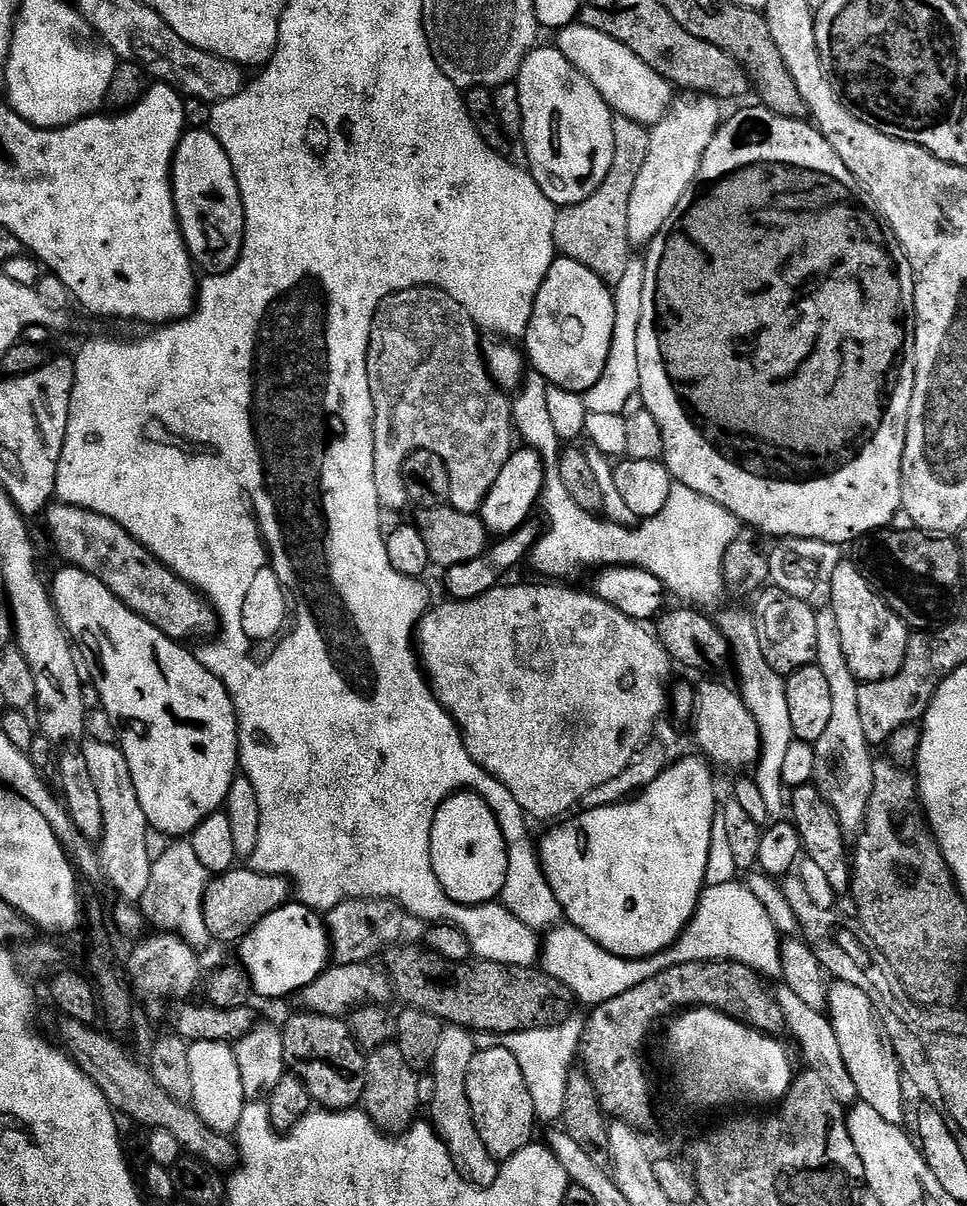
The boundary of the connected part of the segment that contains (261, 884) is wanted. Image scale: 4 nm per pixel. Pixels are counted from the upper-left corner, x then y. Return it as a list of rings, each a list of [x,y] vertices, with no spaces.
[[[251,866],[240,867],[213,875],[206,886],[204,917],[206,930],[213,941],[221,940],[224,944],[235,945],[250,935],[262,918],[274,914],[274,910],[289,903],[290,884],[285,877],[255,872]]]

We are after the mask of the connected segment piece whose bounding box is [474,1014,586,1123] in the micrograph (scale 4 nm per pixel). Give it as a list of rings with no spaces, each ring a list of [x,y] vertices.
[[[573,1014],[552,1028],[515,1032],[512,1035],[474,1034],[477,1051],[502,1047],[514,1053],[534,1101],[536,1117],[541,1123],[559,1121],[564,1115],[566,1082],[569,1081],[569,1074],[577,1061],[586,1023],[582,1016],[578,1016]]]

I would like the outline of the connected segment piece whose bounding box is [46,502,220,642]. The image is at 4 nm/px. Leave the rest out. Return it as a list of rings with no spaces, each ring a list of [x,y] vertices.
[[[56,502],[47,509],[48,532],[65,565],[89,572],[134,614],[150,622],[172,640],[205,641],[220,631],[215,608],[191,584],[174,574],[150,550],[141,546],[118,522],[77,504]]]

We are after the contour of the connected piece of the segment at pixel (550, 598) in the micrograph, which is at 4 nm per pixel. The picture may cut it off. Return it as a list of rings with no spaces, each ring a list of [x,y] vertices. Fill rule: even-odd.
[[[560,582],[540,583],[544,584],[512,584],[509,588],[497,586],[473,600],[449,599],[448,604],[440,604],[437,608],[436,605],[429,607],[416,629],[414,644],[424,674],[432,685],[432,693],[460,728],[460,737],[464,740],[470,758],[474,758],[478,766],[498,778],[506,790],[514,794],[518,806],[522,806],[524,813],[533,821],[556,822],[567,817],[573,811],[571,808],[575,809],[580,800],[590,794],[590,790],[602,786],[602,782],[610,782],[610,778],[618,778],[618,774],[622,774],[622,770],[626,770],[629,762],[636,757],[641,745],[651,737],[648,735],[651,734],[656,719],[666,712],[670,700],[668,675],[674,669],[674,661],[660,645],[659,639],[649,629],[649,633],[644,629],[647,627],[641,621],[626,618],[626,614],[614,610],[614,606],[602,602],[602,598],[591,591],[579,592],[576,588],[563,588],[560,585],[563,583]]]

